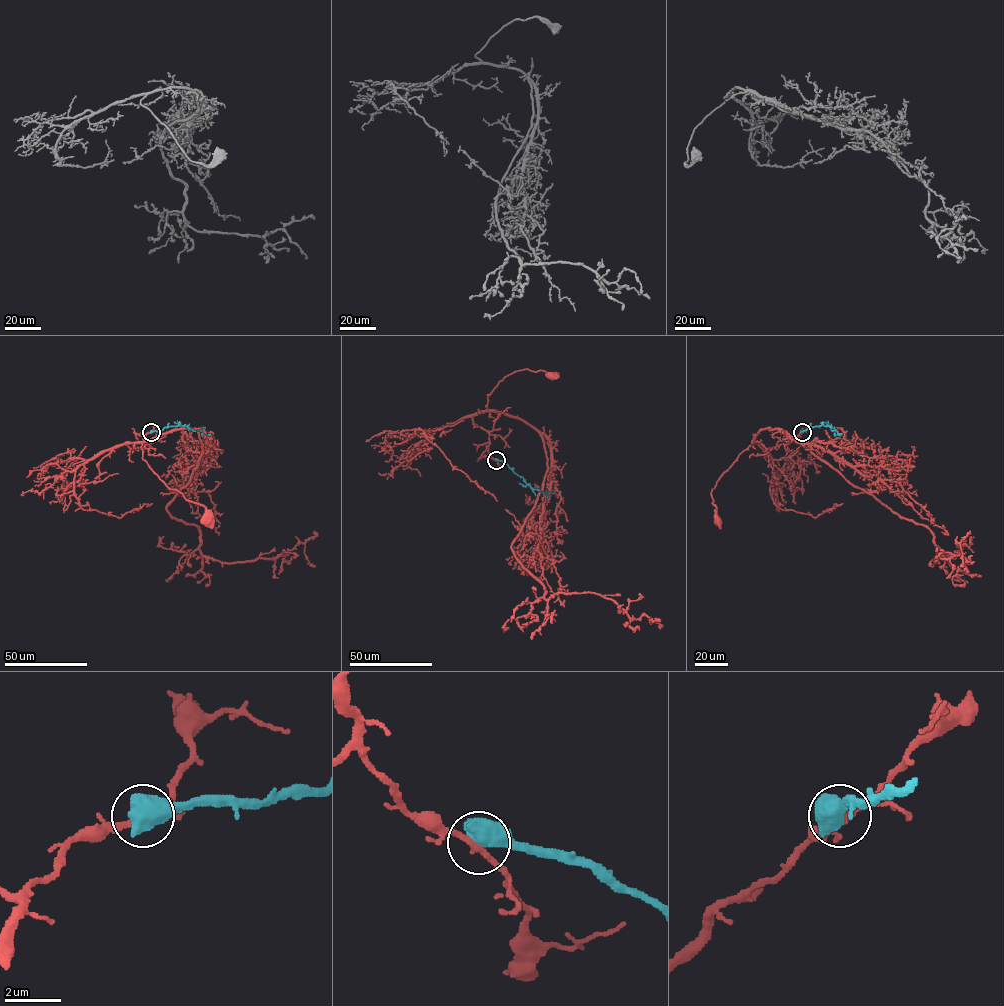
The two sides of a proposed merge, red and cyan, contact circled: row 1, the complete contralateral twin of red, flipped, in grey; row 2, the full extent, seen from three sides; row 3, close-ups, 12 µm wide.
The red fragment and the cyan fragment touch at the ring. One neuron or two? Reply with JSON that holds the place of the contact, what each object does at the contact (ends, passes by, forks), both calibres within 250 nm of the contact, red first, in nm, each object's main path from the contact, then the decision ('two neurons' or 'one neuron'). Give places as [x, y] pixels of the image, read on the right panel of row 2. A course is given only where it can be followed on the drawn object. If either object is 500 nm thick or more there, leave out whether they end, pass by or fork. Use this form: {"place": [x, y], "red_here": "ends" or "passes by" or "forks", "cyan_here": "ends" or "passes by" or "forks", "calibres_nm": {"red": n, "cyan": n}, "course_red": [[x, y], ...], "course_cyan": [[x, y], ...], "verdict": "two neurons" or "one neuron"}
{"place": [802, 432], "calibres_nm": {"red": 220, "cyan": 800}, "course_red": [[802, 432], [785, 444], [766, 448], [760, 443], [752, 442], [743, 450], [711, 491], [717, 521]], "course_cyan": [[802, 432], [823, 425], [838, 434], [834, 433]], "verdict": "two neurons"}

